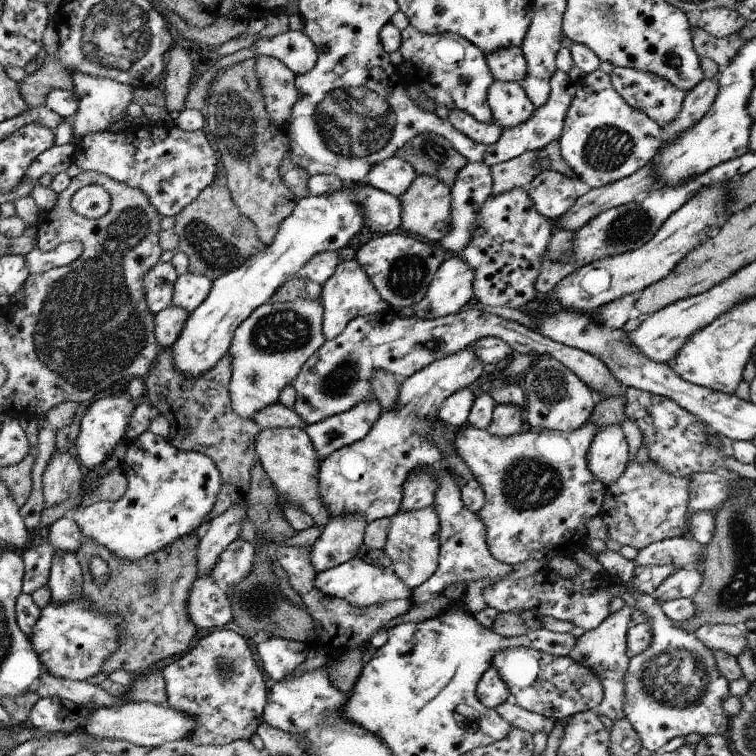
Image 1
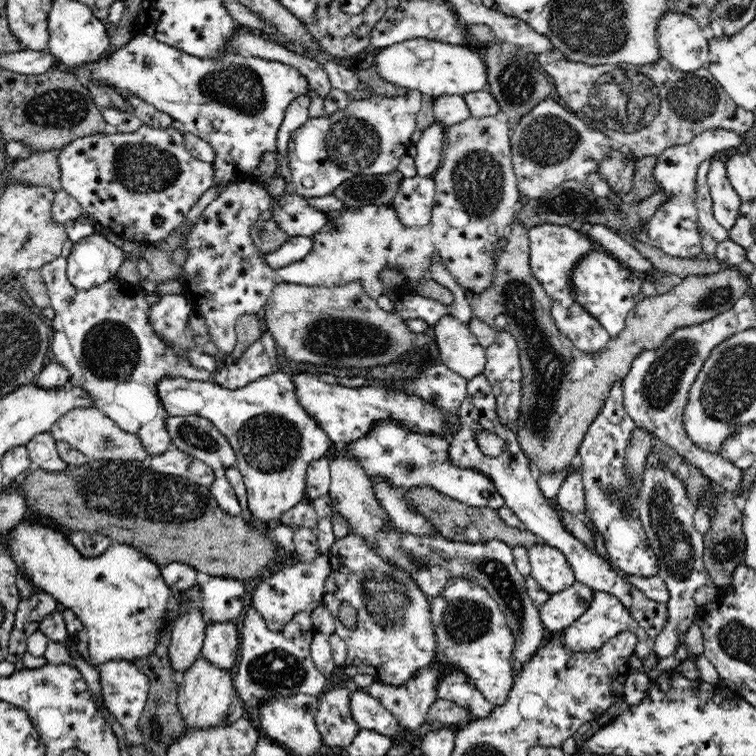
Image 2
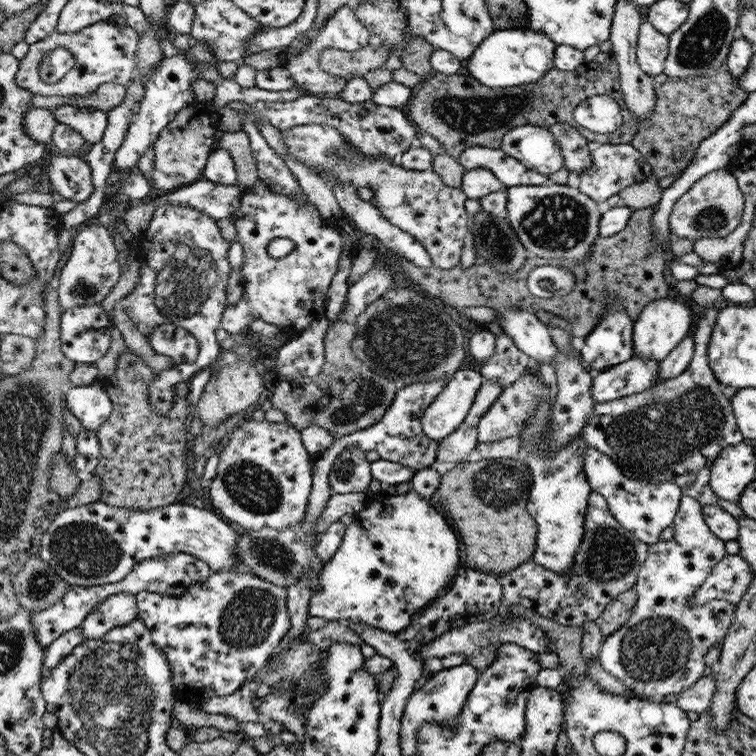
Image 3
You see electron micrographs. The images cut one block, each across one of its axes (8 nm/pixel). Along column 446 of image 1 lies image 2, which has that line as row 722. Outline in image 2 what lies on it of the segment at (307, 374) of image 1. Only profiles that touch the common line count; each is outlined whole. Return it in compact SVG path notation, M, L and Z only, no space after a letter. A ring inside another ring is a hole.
M347 685L325 689L318 698L315 725L324 745L346 748L361 729L353 719L349 702L351 688Z

